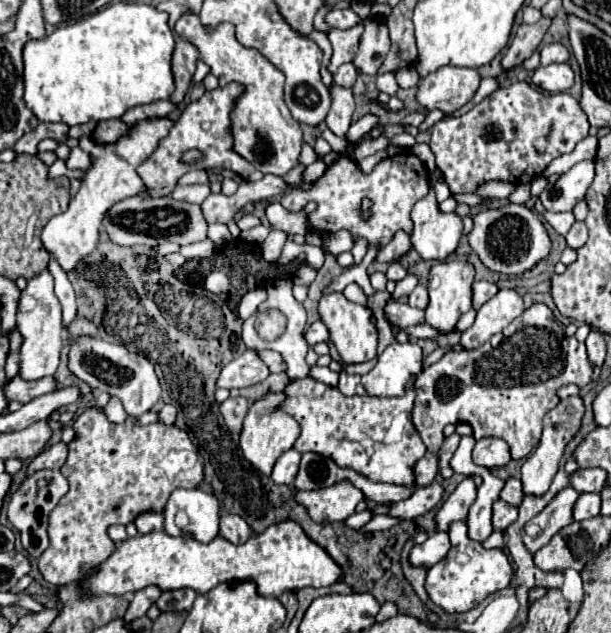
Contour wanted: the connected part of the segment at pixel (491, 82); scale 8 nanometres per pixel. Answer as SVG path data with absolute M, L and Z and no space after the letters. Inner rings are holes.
M484 78L482 79L478 90L476 91L474 97L459 110L451 113L454 116L460 116L470 109L473 108L476 104L480 103L485 97L488 97L493 92L495 92L499 88L499 84L497 83L495 78Z

